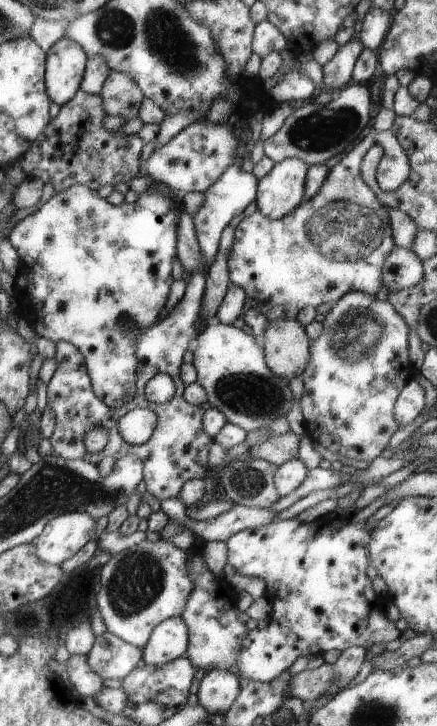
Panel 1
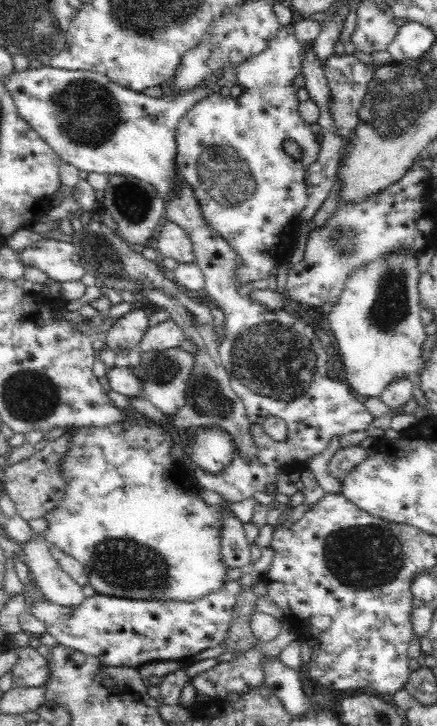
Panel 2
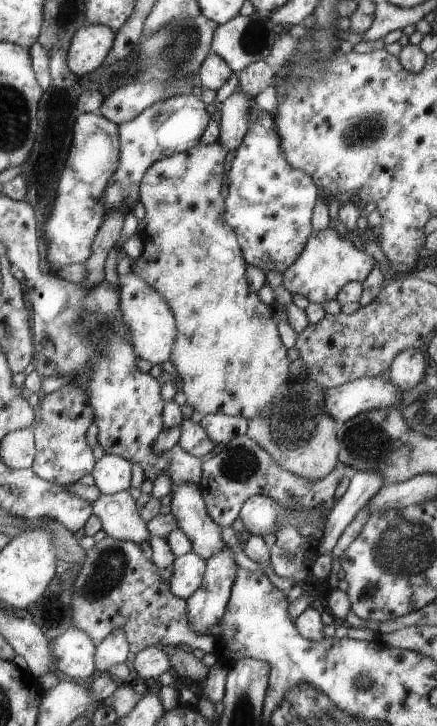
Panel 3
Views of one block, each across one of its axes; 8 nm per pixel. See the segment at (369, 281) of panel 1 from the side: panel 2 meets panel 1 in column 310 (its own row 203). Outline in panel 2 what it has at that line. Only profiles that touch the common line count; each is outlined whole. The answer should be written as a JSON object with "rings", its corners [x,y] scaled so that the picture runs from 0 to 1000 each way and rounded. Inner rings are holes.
{"rings":[[[668,33],[645,34],[636,47],[613,58],[616,63],[609,69],[600,69],[586,74],[586,77],[572,77],[568,83],[554,83],[540,88],[538,103],[542,107],[542,116],[556,120],[556,125],[538,138],[499,135],[497,131],[485,129],[478,135],[467,135],[458,138],[453,143],[430,152],[421,160],[412,164],[405,174],[405,183],[400,187],[403,194],[403,218],[405,234],[412,241],[432,253],[432,258],[442,262],[449,277],[453,277],[453,291],[462,296],[462,302],[485,313],[485,318],[494,324],[503,324],[535,346],[535,354],[540,354],[540,377],[535,377],[535,390],[545,395],[556,394],[568,388],[581,388],[584,386],[613,386],[620,380],[622,372],[636,369],[636,364],[654,355],[654,353],[643,353],[641,347],[650,347],[645,342],[654,339],[659,344],[673,342],[673,329],[680,328],[677,322],[677,307],[691,295],[691,288],[700,284],[705,266],[698,255],[698,240],[700,233],[709,226],[719,226],[730,213],[730,207],[735,204],[728,197],[725,187],[709,178],[709,169],[703,169],[684,154],[684,147],[689,140],[680,131],[682,120],[673,117],[673,109],[677,105],[689,102],[693,98],[691,91],[691,65],[682,58],[682,51],[675,48],[673,37]],[[650,193],[673,193],[686,204],[691,204],[696,218],[675,220],[666,219],[654,213],[650,205],[645,205],[645,196]]]}

